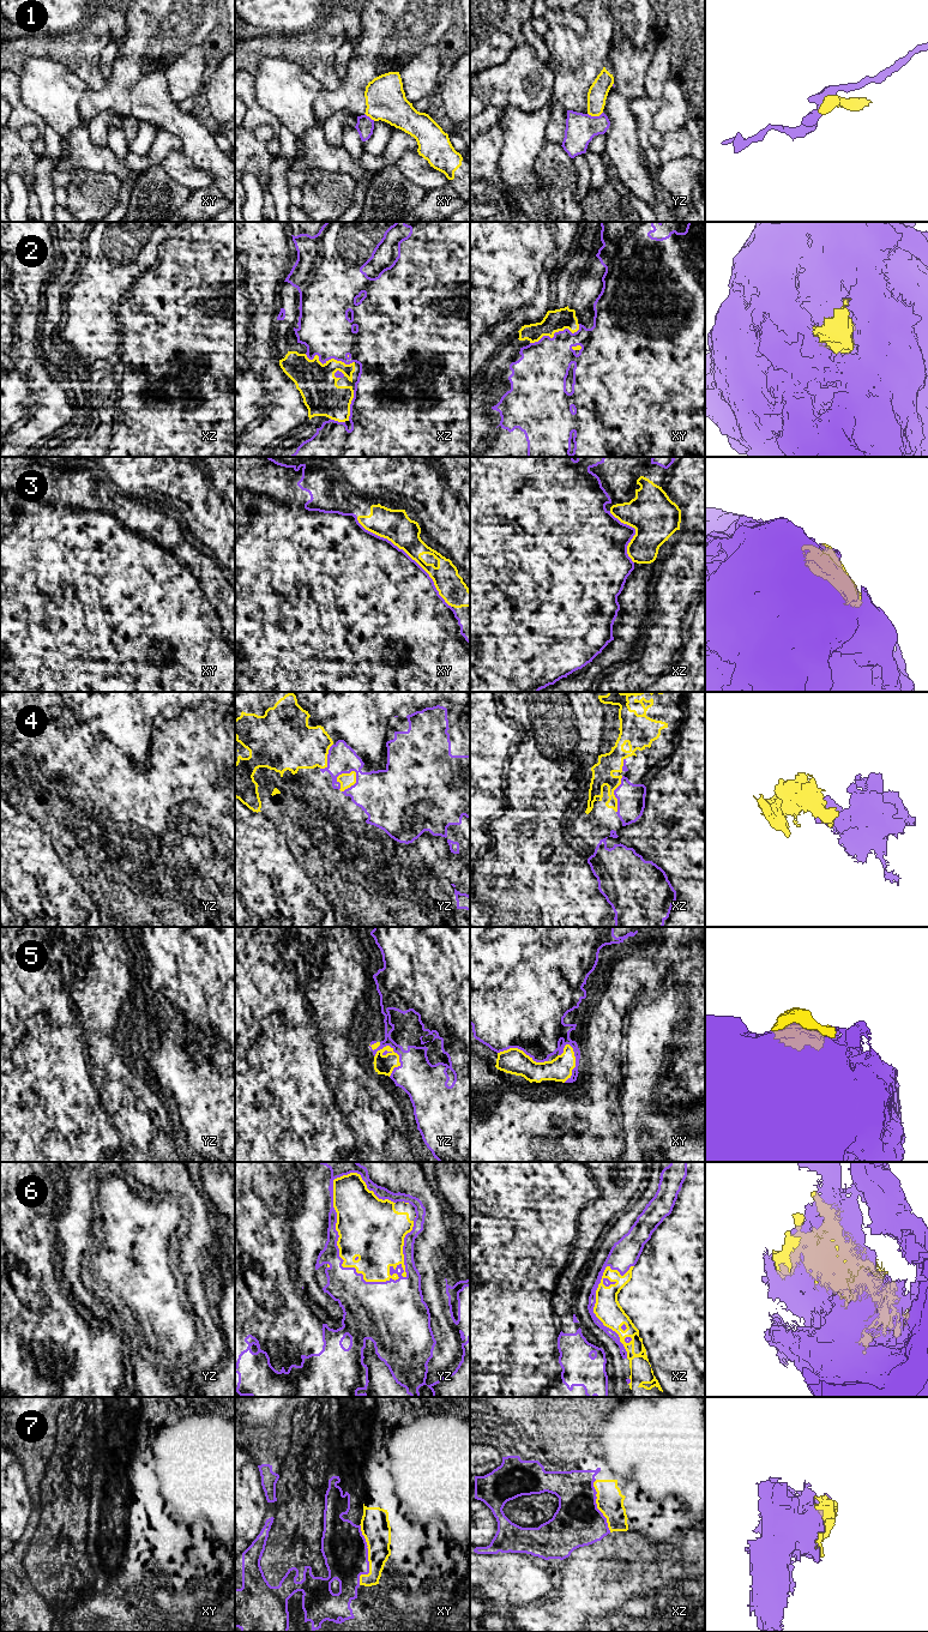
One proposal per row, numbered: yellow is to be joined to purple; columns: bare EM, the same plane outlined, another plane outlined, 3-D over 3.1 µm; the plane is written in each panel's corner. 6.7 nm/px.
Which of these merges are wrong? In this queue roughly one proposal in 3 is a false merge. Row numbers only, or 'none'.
1, 6, 7

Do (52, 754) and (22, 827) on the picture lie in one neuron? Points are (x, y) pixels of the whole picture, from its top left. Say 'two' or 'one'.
two

